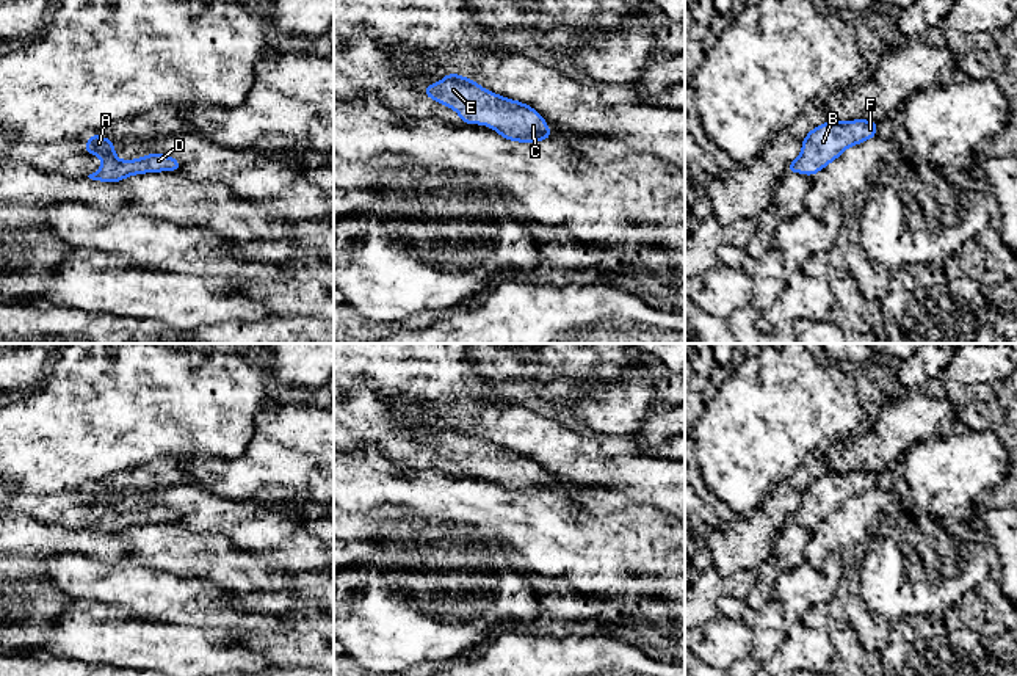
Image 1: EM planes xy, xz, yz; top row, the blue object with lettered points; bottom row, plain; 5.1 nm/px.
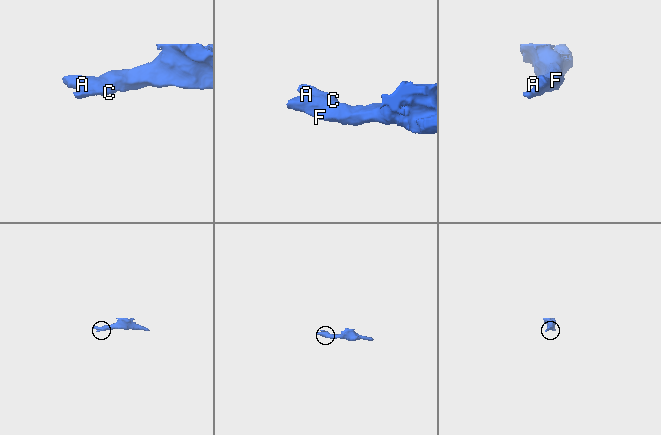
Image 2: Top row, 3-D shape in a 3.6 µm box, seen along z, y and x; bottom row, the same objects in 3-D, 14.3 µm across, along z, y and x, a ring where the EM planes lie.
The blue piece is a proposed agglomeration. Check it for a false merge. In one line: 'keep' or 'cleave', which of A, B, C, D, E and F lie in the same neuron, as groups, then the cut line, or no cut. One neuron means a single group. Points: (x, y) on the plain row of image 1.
keep | A B C D E F | no cut

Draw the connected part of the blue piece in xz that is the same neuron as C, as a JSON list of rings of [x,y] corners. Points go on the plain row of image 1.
[[[448,423],[442,433],[422,442],[429,450],[456,461],[462,475],[484,475],[509,492],[542,492],[553,488],[547,472],[519,452],[500,449],[458,425]]]

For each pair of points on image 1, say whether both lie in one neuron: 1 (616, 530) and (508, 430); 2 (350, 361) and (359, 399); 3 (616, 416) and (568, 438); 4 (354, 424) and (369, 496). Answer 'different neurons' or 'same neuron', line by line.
1: different neurons
2: different neurons
3: different neurons
4: different neurons

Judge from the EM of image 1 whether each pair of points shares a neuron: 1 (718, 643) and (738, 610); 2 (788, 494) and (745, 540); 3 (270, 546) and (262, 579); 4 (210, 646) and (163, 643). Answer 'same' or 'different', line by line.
1: different
2: same
3: different
4: same

